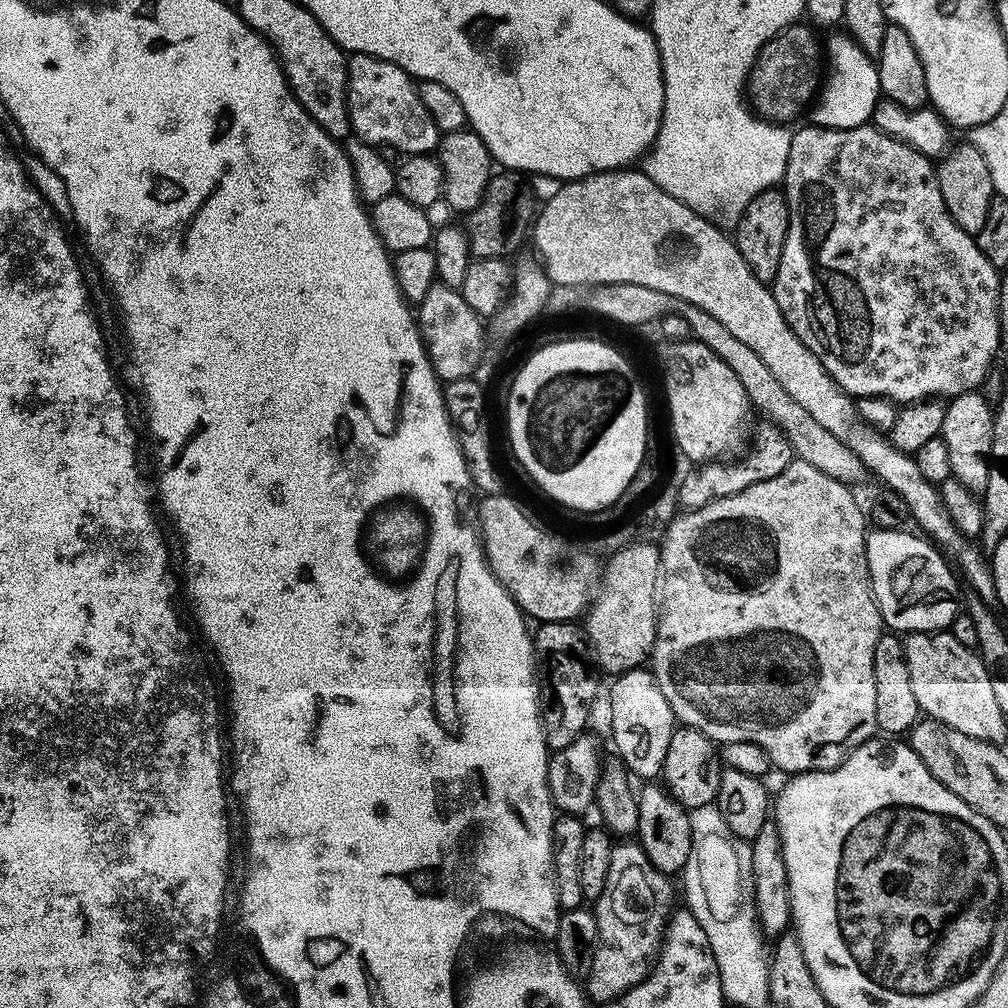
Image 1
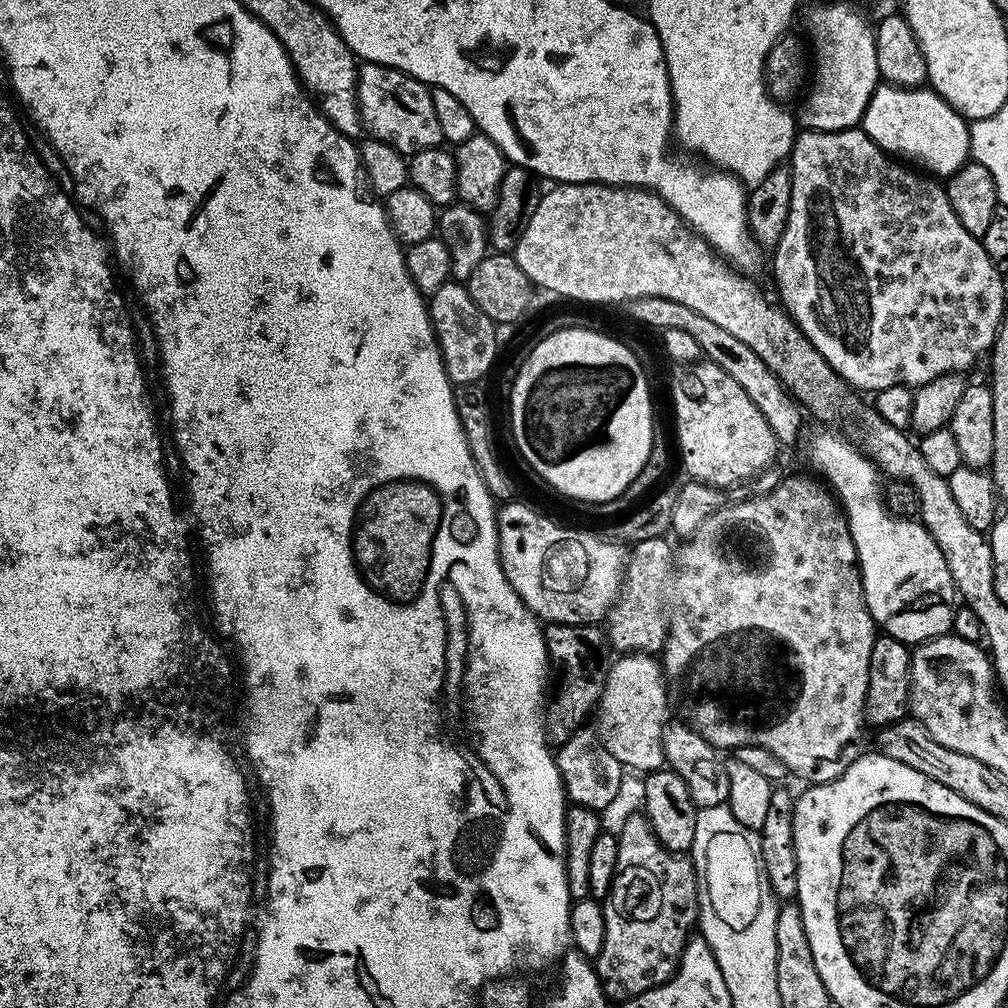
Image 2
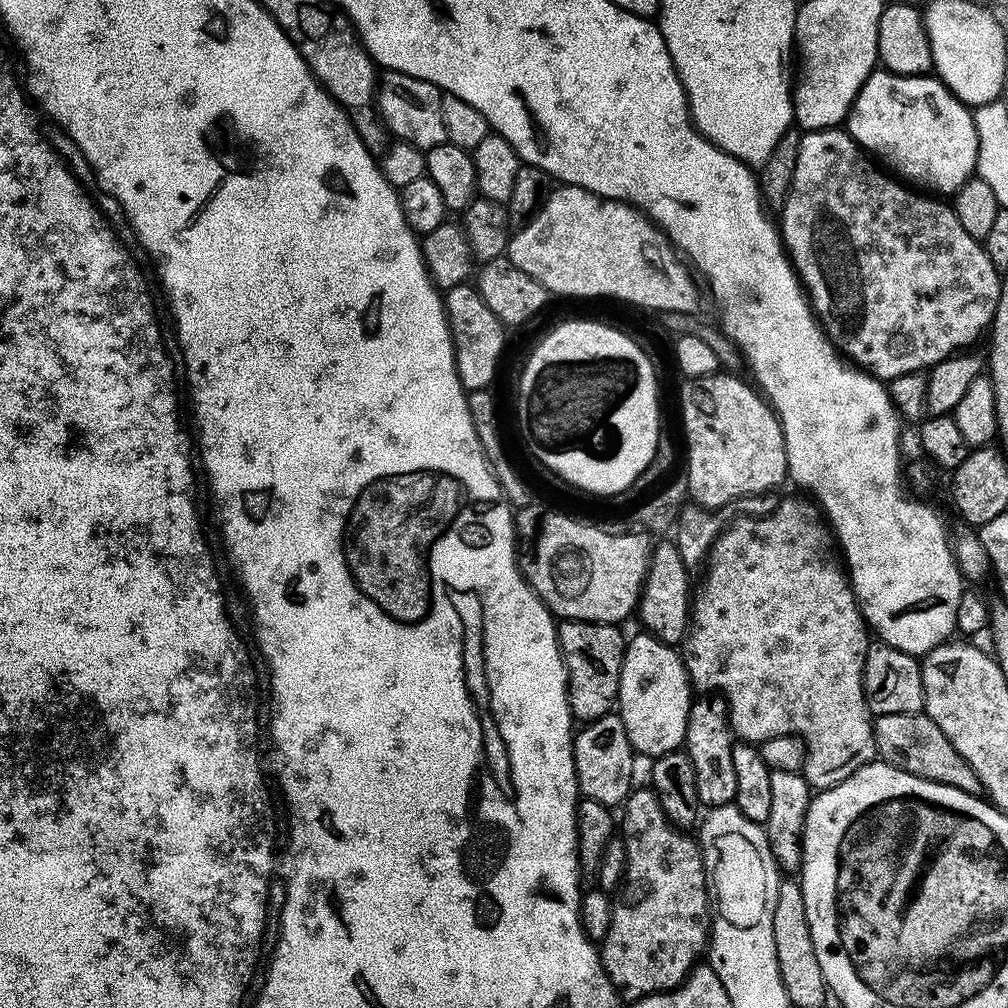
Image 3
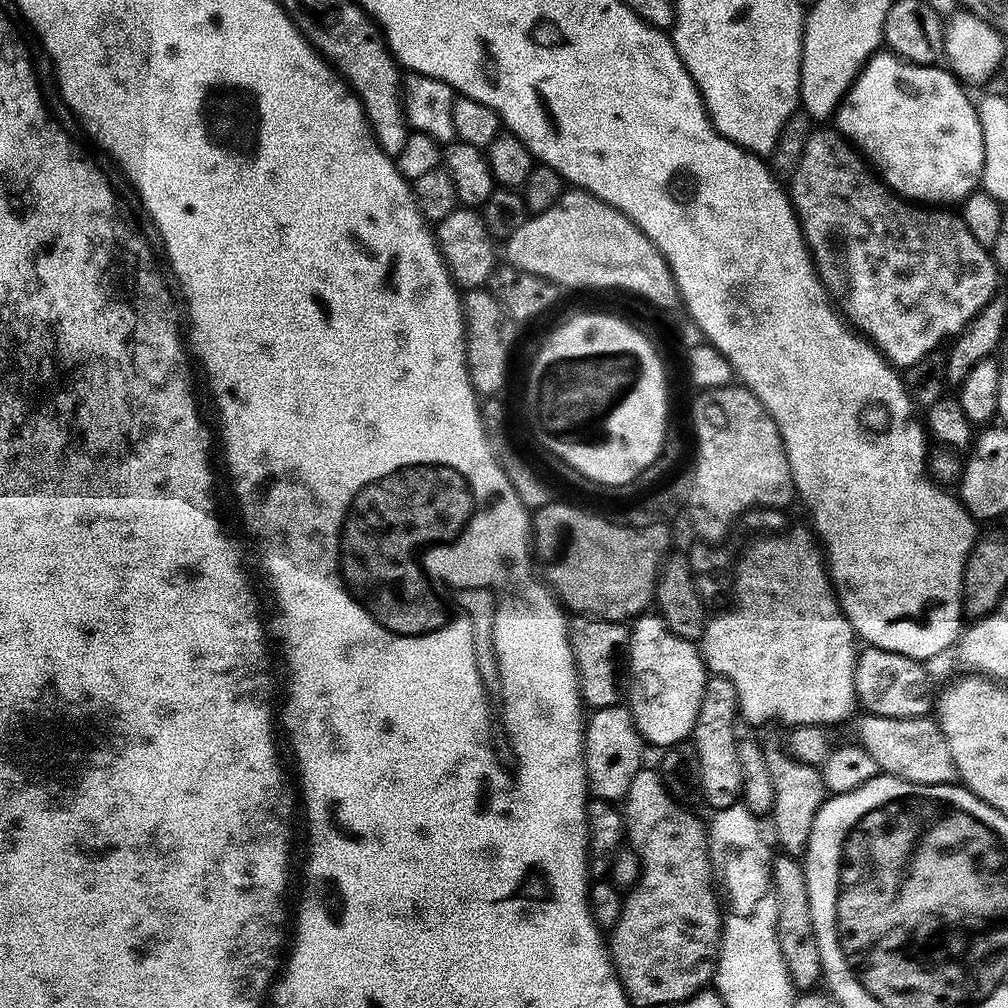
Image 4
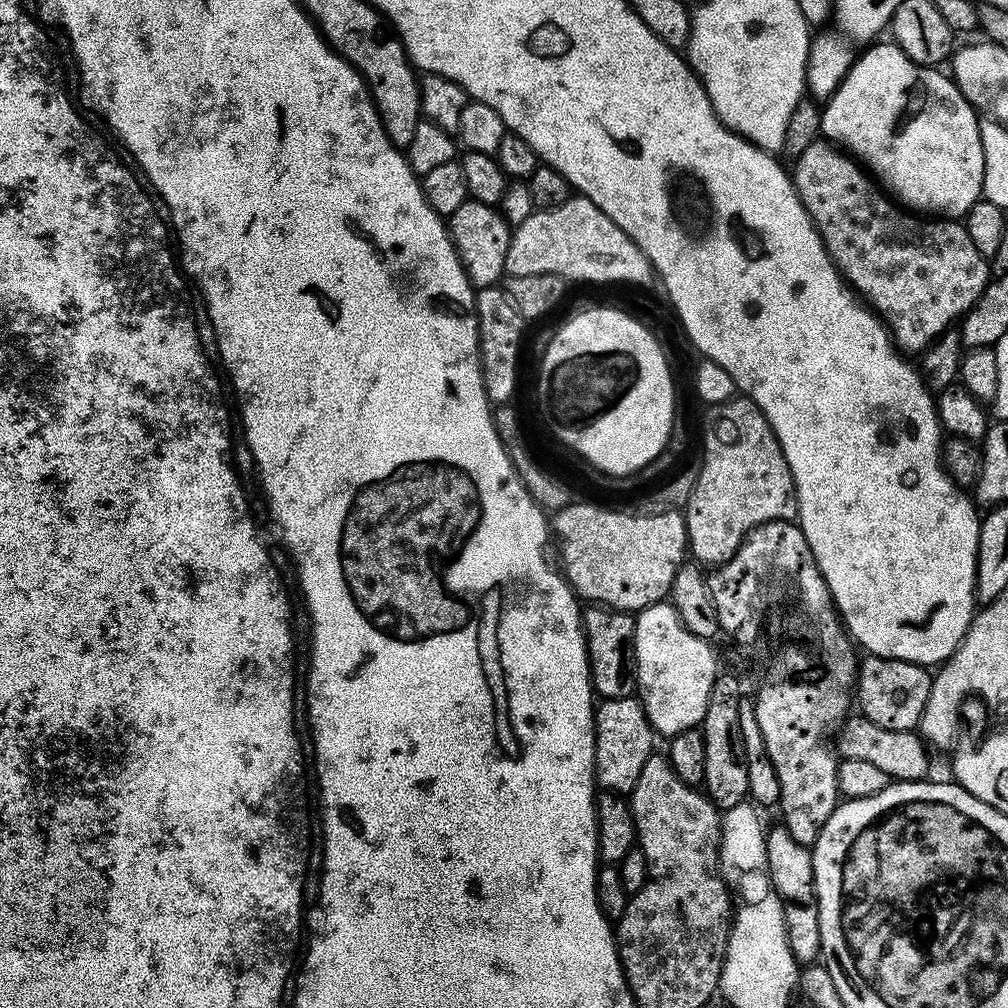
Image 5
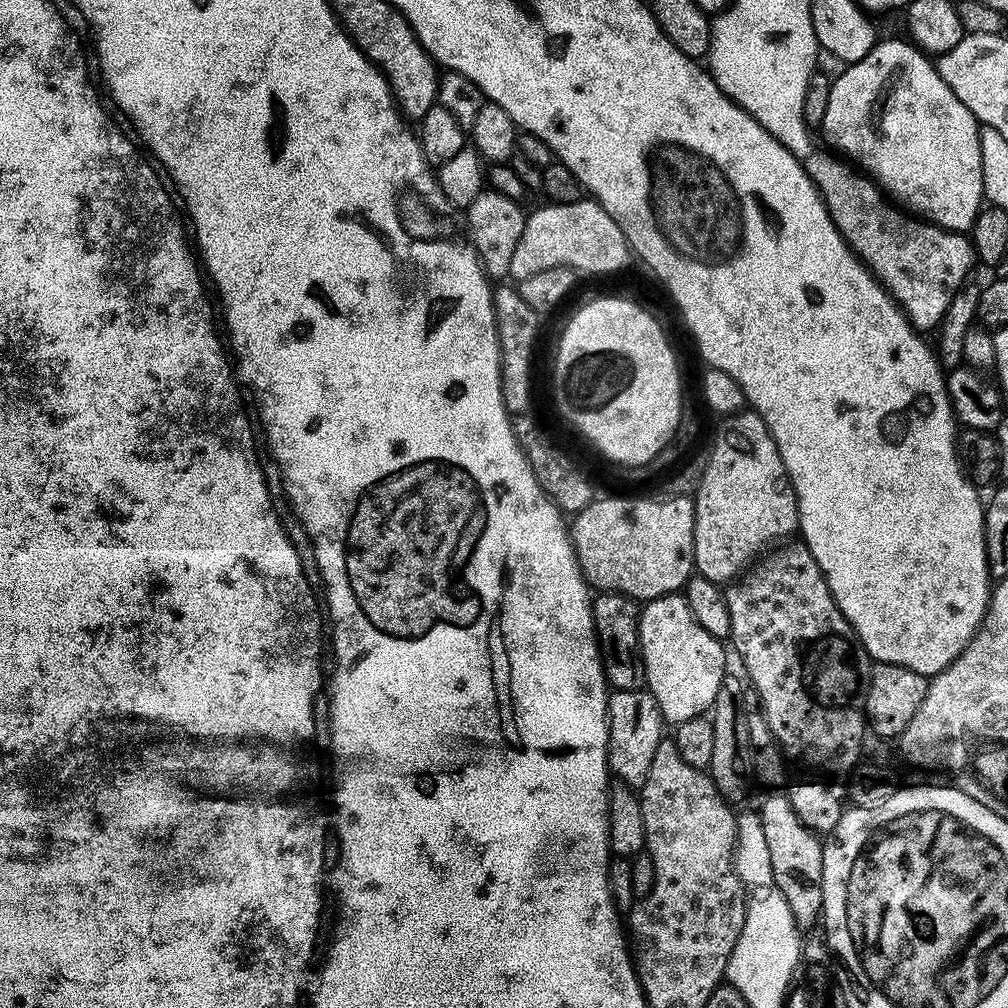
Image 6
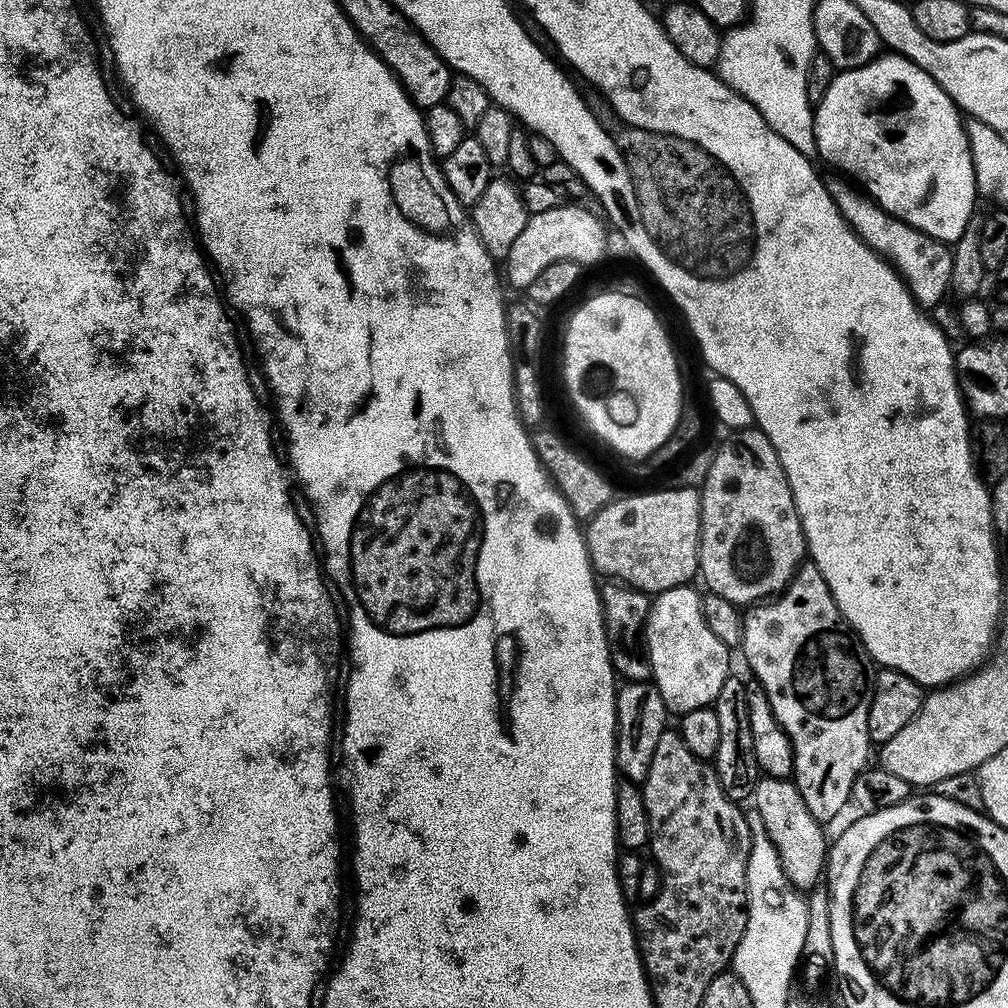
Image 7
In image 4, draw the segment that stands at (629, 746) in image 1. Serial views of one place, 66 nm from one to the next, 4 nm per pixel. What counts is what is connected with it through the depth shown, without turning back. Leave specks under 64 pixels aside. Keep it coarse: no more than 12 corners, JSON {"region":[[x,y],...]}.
{"region":[[659,615],[635,617],[626,707],[641,740],[691,737],[709,671]]}

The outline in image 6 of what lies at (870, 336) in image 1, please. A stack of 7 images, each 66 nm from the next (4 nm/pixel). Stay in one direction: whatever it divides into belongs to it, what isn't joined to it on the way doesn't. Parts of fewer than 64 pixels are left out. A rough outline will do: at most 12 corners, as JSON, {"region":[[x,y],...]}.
{"region":[[828,152],[803,161],[841,238],[935,329],[971,239],[905,214]]}

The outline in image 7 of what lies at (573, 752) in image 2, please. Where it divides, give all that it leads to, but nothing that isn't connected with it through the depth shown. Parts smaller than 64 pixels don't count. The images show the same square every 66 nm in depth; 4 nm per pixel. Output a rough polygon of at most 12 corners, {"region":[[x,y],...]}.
{"region":[[655,684],[616,694],[616,770],[643,782],[668,719]]}

